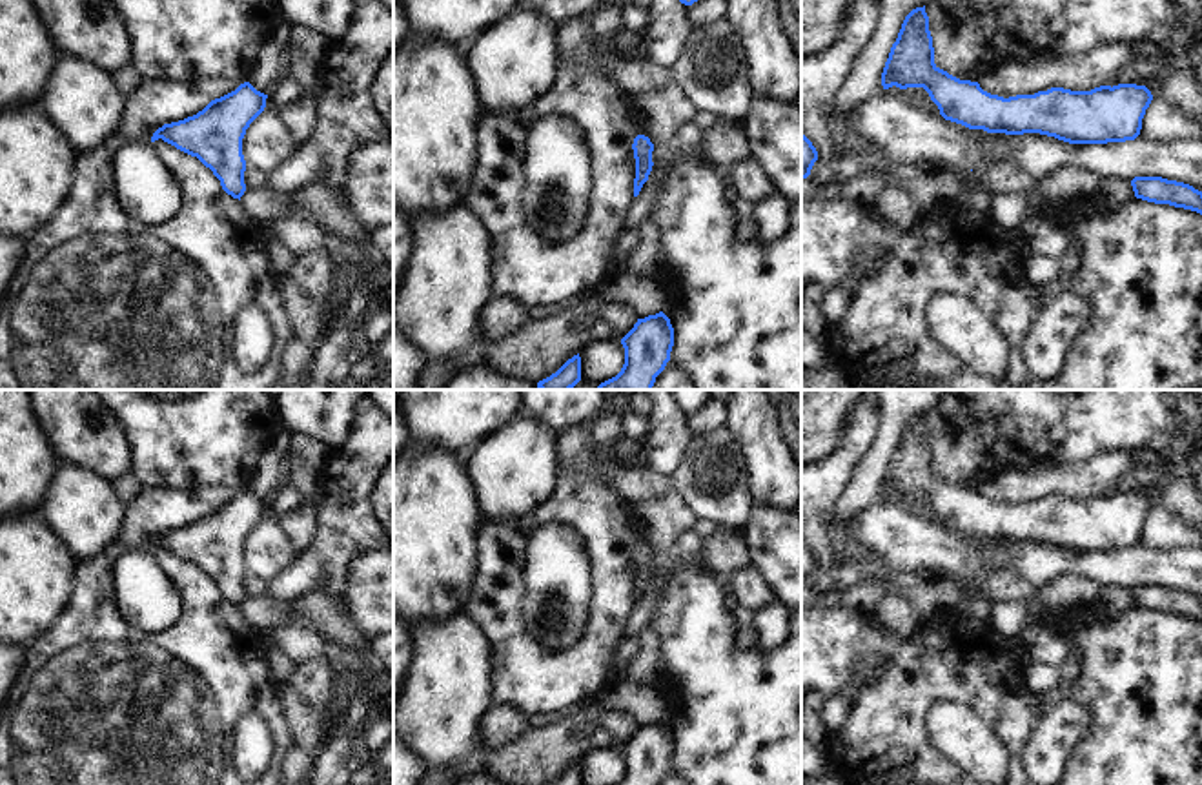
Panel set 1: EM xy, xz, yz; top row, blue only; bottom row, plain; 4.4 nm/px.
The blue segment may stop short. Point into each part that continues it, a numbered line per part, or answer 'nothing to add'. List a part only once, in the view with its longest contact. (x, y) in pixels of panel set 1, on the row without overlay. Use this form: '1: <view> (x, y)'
nothing to add.

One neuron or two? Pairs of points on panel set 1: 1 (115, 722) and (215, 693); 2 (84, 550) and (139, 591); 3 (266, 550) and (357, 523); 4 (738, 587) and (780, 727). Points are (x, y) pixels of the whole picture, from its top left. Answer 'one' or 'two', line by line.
1: one
2: two
3: two
4: two

